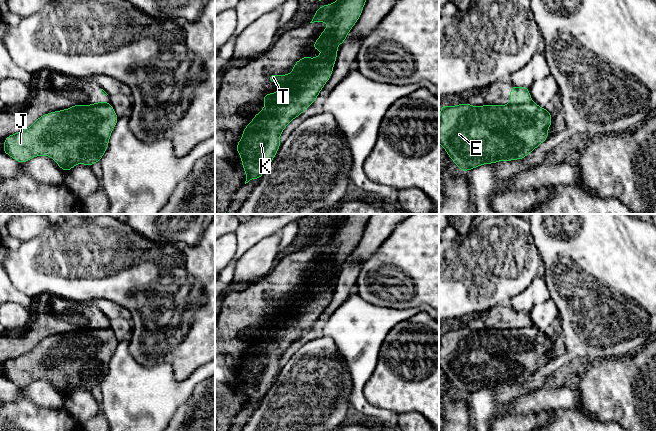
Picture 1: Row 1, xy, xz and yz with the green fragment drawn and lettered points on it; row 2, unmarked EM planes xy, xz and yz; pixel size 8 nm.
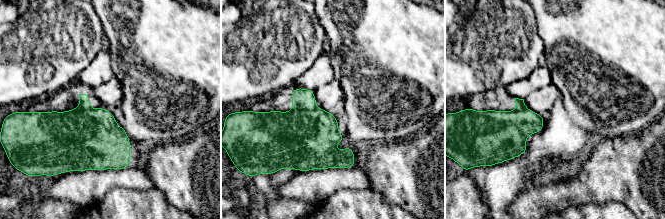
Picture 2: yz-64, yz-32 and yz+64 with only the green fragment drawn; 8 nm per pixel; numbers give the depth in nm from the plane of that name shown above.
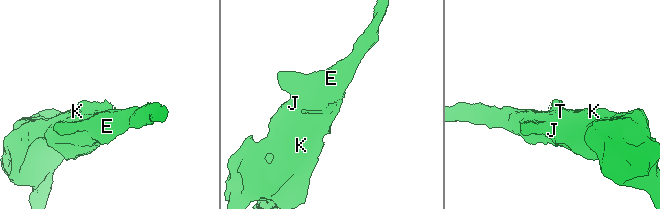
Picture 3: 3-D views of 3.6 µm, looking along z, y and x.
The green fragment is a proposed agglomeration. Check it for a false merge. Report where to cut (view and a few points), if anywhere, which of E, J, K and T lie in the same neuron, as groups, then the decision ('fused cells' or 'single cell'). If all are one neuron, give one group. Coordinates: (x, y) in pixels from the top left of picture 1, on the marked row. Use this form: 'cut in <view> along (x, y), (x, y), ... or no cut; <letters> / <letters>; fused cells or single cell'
cut in yz along (531, 101), (525, 104), (508, 104); E J K / T; fused cells

